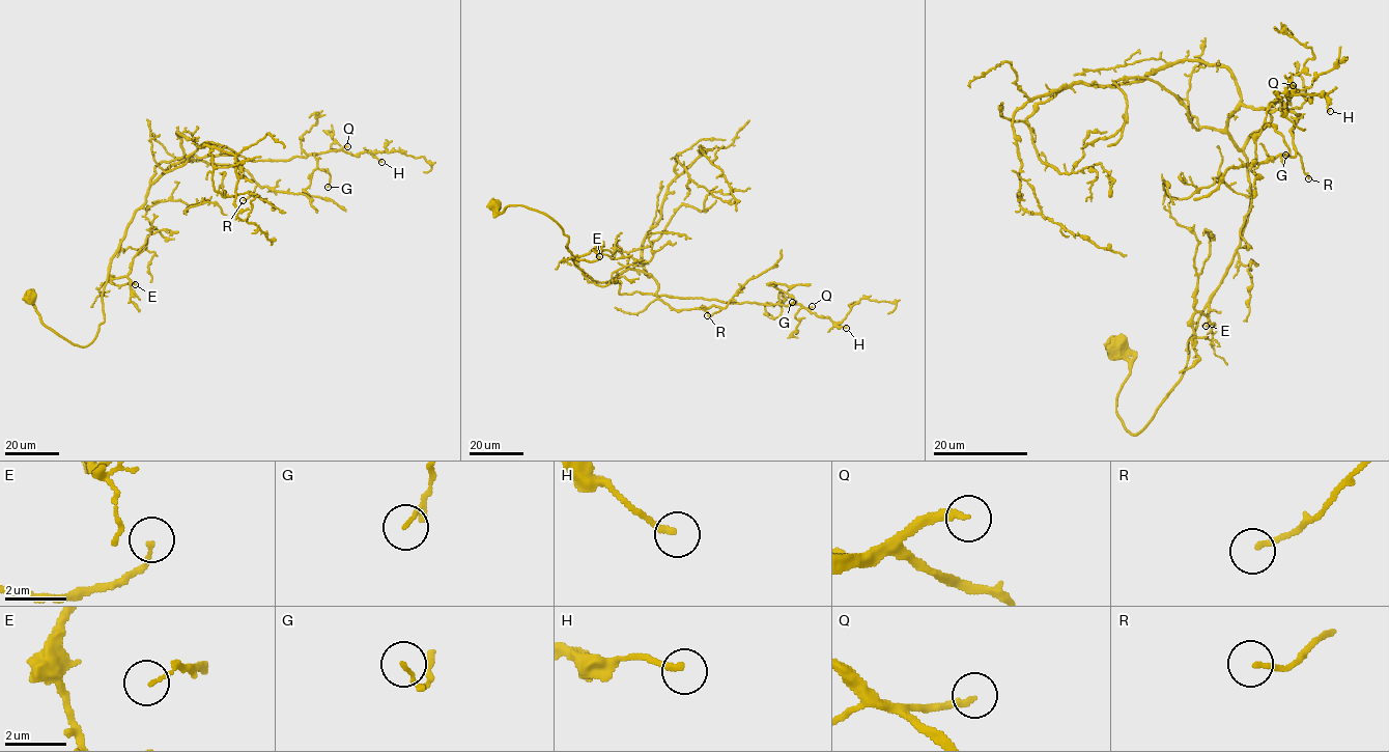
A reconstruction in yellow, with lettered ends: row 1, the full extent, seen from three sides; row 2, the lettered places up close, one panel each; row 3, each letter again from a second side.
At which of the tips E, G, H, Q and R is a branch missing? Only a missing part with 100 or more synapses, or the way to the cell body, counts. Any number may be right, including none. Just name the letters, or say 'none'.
E, Q

